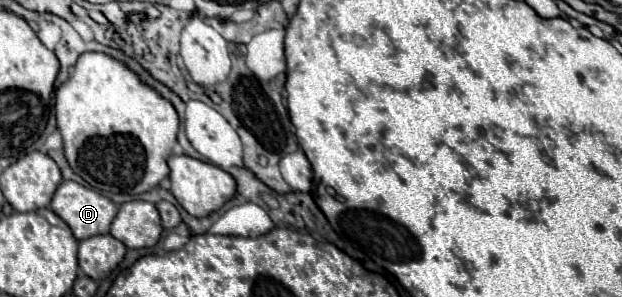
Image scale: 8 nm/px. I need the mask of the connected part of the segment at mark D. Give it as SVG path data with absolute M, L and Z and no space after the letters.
M63 181L59 185L49 209L71 227L77 241L107 235L117 215L117 205L107 197L73 181Z

